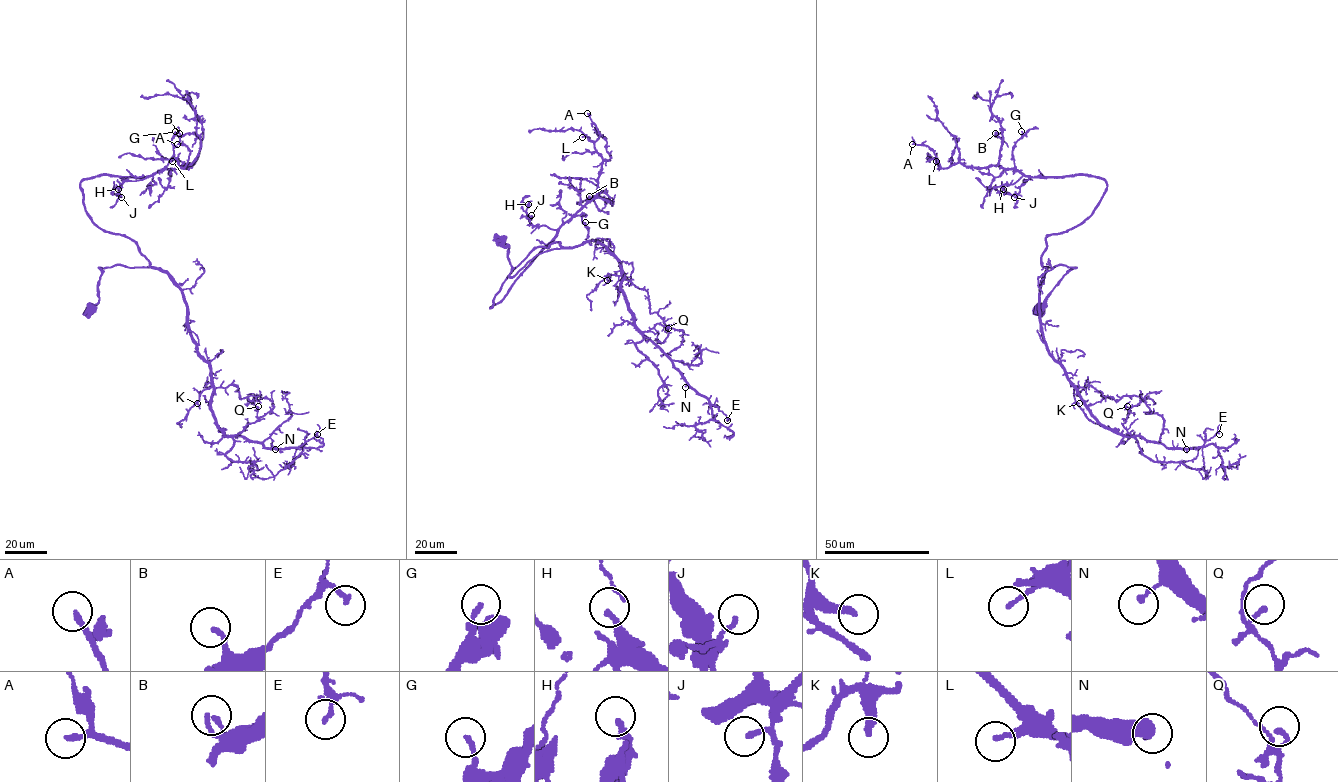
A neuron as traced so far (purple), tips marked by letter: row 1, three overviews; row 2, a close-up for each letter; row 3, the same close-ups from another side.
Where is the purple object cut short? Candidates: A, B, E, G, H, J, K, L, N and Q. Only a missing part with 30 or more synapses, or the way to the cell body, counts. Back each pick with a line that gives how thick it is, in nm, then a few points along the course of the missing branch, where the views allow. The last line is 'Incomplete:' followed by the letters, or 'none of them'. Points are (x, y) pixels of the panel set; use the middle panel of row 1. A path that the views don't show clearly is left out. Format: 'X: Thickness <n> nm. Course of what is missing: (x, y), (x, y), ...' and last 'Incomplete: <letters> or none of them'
A: Thickness 190 nm. Course of what is missing: (587, 113), (564, 111)
Incomplete: A

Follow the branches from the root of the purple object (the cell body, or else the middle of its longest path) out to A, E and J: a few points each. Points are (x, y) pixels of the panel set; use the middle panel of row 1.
A: (502, 241), (509, 246), (510, 276), (561, 247), (536, 247), (490, 308), (596, 195), (600, 133), (587, 113)
E: (502, 241), (509, 246), (510, 276), (542, 252), (592, 240), (602, 245), (619, 261), (636, 326), (727, 420)
J: (502, 241), (509, 246), (510, 276), (561, 247), (536, 247), (490, 308), (556, 234), (534, 226), (531, 215)

